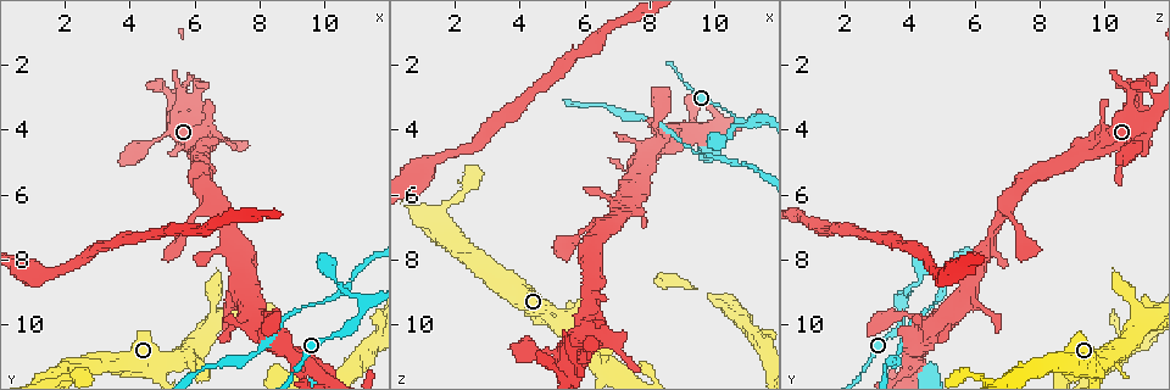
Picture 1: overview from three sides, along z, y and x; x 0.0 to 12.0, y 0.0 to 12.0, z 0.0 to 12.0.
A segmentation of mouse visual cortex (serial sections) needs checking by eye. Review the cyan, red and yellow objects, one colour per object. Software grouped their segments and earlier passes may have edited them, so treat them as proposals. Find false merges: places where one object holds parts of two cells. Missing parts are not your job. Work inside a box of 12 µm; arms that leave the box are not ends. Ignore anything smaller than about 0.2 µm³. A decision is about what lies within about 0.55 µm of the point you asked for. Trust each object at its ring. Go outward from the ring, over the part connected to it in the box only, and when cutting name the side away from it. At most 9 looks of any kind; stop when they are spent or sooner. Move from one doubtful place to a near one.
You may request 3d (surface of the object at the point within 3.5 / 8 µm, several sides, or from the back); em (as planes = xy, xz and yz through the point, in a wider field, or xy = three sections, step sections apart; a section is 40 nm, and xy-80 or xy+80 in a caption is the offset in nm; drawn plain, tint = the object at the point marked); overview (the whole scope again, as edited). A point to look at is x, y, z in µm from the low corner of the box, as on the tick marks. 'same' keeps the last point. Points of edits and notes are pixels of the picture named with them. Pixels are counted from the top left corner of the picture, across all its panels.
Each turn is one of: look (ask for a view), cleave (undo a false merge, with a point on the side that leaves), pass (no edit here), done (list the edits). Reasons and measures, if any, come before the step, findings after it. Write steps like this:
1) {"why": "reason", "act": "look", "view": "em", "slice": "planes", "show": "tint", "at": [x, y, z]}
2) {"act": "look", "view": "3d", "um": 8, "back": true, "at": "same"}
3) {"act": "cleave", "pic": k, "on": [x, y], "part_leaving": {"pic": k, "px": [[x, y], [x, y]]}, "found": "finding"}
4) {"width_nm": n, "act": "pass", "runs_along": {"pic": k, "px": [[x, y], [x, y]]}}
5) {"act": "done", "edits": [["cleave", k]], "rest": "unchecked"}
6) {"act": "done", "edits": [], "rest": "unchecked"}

{"why": "small branch off a trunk", "act": "look", "view": "3d", "um": 3.5, "at": [6.5, 6.3, 7.0]}

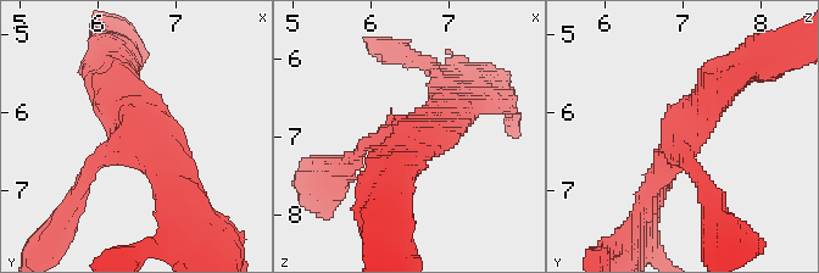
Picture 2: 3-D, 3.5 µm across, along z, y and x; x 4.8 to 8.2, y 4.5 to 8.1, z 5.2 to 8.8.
{"arms": 3, "arm_widths_nm": [200, 300, 500], "why": "need the tissue", "act": "look", "view": "em", "slice": "xy", "step": 2, "show": "tint", "at": [6.50, 6.35, 7.00]}

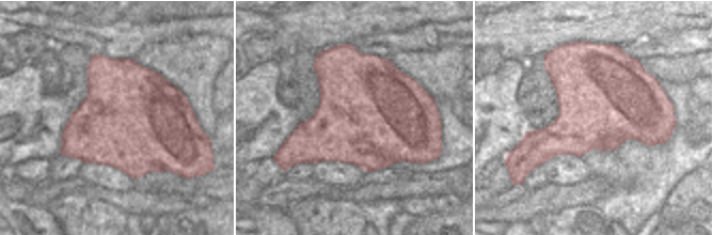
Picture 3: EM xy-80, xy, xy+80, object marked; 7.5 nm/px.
{"act": "pass", "runs_along": {"pic": 2, "px": [[728, 77], [680, 129], [652, 196]]}, "found": "continuous, no second cell"}

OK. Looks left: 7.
{"why": "branch point", "act": "look", "view": "3d", "um": 3.5, "at": [5.4, 11.1, 10.0]}

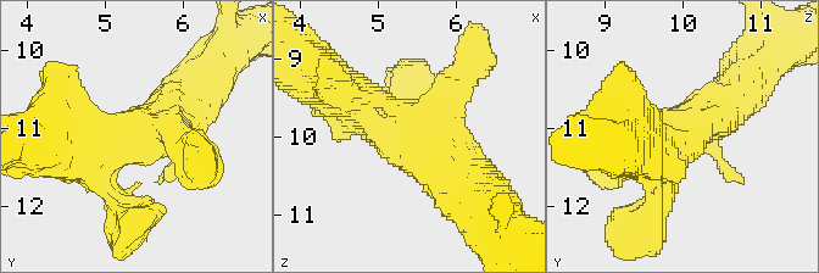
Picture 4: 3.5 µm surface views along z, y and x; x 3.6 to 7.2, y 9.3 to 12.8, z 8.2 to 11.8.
{"act": "look", "view": "em", "slice": "xy", "step": 2, "show": "tint", "at": [5.45, 11.10, 9.95]}

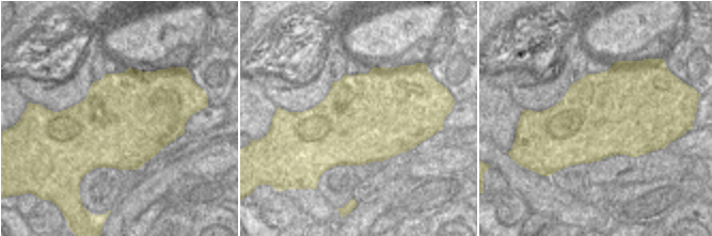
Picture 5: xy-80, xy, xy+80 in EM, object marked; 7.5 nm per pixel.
{"why": "cut it another way", "act": "look", "view": "em", "slice": "xy", "step": 5, "show": "tint", "at": "same"}

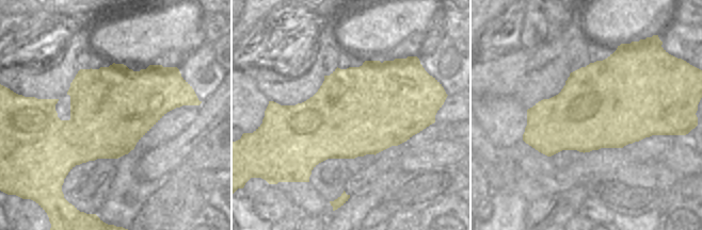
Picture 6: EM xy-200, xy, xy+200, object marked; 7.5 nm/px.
{"act": "pass", "found": "all the same cell"}

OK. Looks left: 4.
{"why": "a fork", "act": "look", "view": "3d", "um": 8, "at": [6.5, 10.1, 11.1]}

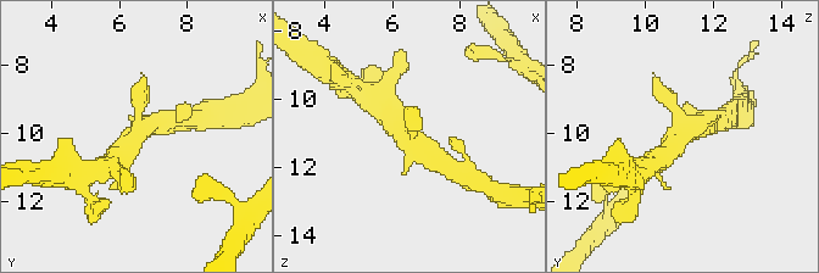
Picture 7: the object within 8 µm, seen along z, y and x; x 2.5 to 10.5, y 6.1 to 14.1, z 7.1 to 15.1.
{"why": "zoom in", "act": "look", "view": "3d", "um": 3.5, "at": [6.4, 10.0, 11.1]}

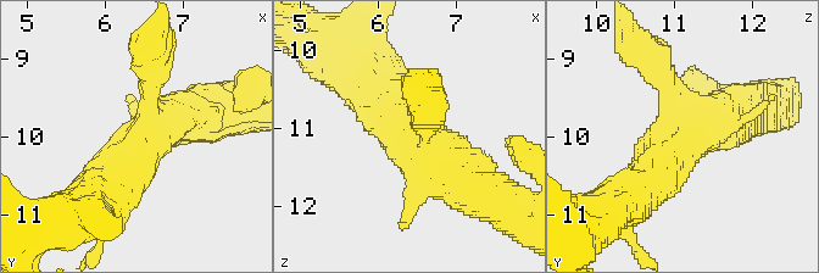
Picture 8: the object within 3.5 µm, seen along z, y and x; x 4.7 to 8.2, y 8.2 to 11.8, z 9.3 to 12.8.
{"why": "now the EM", "act": "look", "view": "em", "slice": "xy", "step": 3, "show": "tint", "at": [6.45, 10.05, 11.15]}

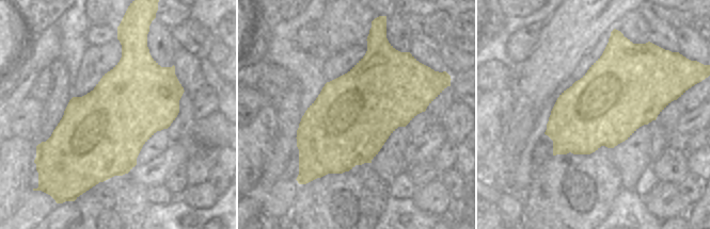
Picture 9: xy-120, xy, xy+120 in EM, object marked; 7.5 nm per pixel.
{"act": "pass", "runs_along": {"pic": 8, "px": [[368, 89], [421, 149], [473, 193]]}, "found": "all the same cell"}

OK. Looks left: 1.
{"act": "done", "edits": [], "rest": "unchecked"}

